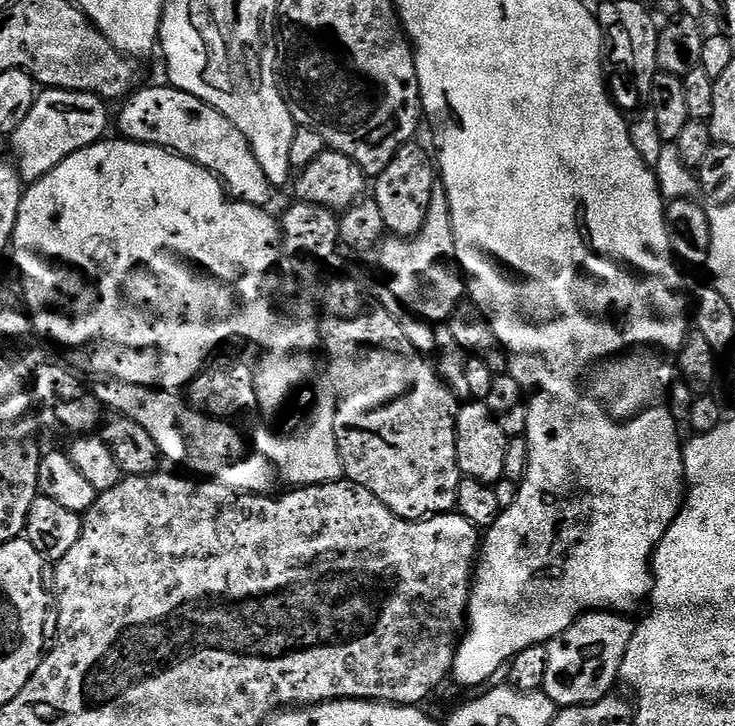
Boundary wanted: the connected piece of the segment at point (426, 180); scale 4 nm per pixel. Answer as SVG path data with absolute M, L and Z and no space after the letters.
M417 142L404 144L390 158L390 162L375 173L376 192L374 199L378 202L378 211L382 213L385 229L393 236L412 236L426 222L430 206L430 194L438 183L438 172L434 167L433 157Z

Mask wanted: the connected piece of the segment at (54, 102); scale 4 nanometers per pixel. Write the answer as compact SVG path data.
M44 88L37 95L30 114L26 114L22 121L22 126L18 126L18 130L14 130L10 137L11 155L25 185L50 174L50 170L54 170L58 162L70 158L70 154L105 139L108 108L109 105L103 98L89 92Z

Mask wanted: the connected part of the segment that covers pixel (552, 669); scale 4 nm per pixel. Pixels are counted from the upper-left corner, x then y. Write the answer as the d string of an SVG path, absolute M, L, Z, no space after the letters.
M593 610L590 612L585 612L583 616L579 616L579 618L577 618L575 622L573 622L573 624L569 626L569 628L562 634L558 634L553 638L553 640L548 641L546 645L548 649L548 653L546 654L546 678L544 679L542 691L545 692L545 694L548 695L548 697L550 697L550 699L557 704L557 706L560 708L573 708L579 704L593 704L594 702L603 700L605 696L609 695L609 693L615 689L612 687L614 687L615 684L618 684L622 658L626 654L626 650L630 644L630 638L632 637L632 633L634 631L633 621L630 622L628 619L629 617L627 615L617 614L607 610Z

